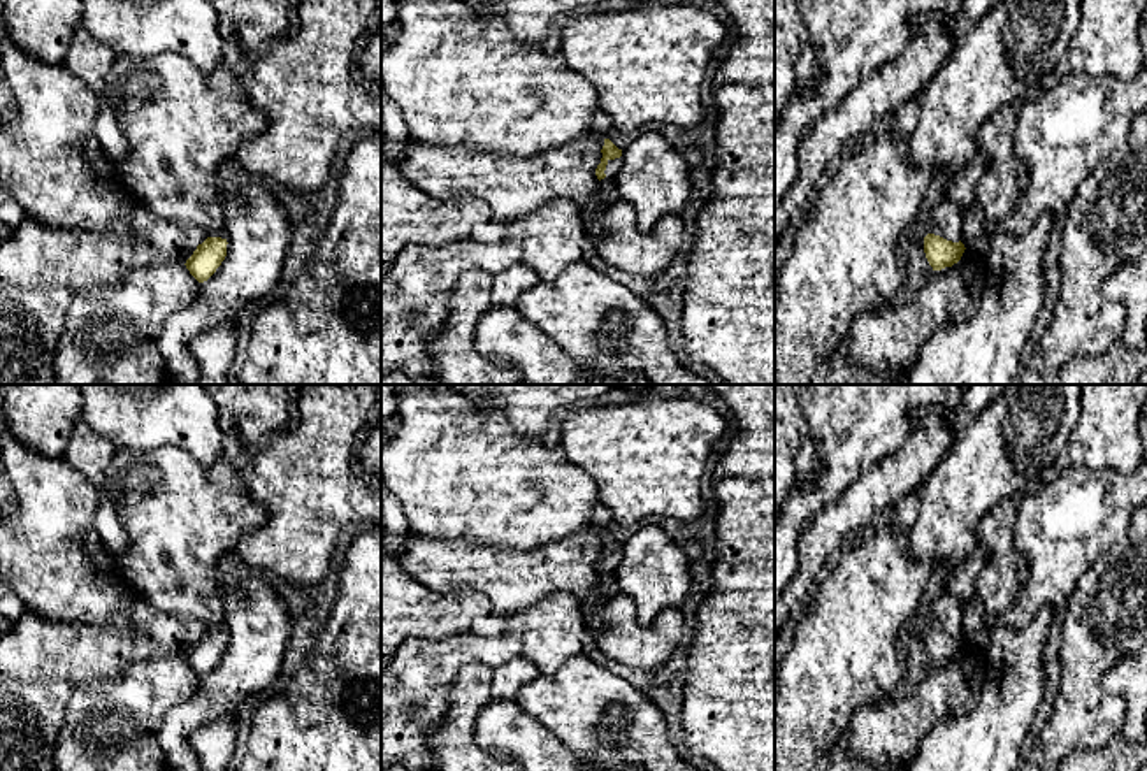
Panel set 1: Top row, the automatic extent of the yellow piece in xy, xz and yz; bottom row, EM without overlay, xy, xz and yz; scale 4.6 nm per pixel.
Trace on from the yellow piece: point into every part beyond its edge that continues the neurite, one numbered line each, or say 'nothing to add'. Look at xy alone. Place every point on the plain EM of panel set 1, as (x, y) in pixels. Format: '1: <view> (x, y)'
1: xy (181, 517)

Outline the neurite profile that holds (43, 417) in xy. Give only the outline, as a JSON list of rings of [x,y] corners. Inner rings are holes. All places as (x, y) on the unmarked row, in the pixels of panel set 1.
[[[5,385],[7,429],[47,458],[63,455],[81,414],[79,385]]]

